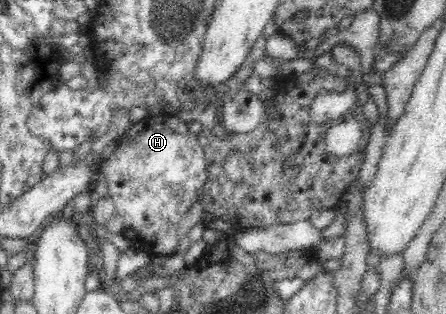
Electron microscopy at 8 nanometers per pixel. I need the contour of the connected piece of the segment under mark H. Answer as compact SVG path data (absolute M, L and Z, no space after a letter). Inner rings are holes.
M170 113L147 116L131 124L117 142L117 147L99 166L99 175L106 180L109 197L115 204L115 214L123 218L122 235L129 245L153 259L163 259L178 252L178 222L194 202L200 200L202 186L208 178L207 158L199 136L190 131L189 120L183 122Z

